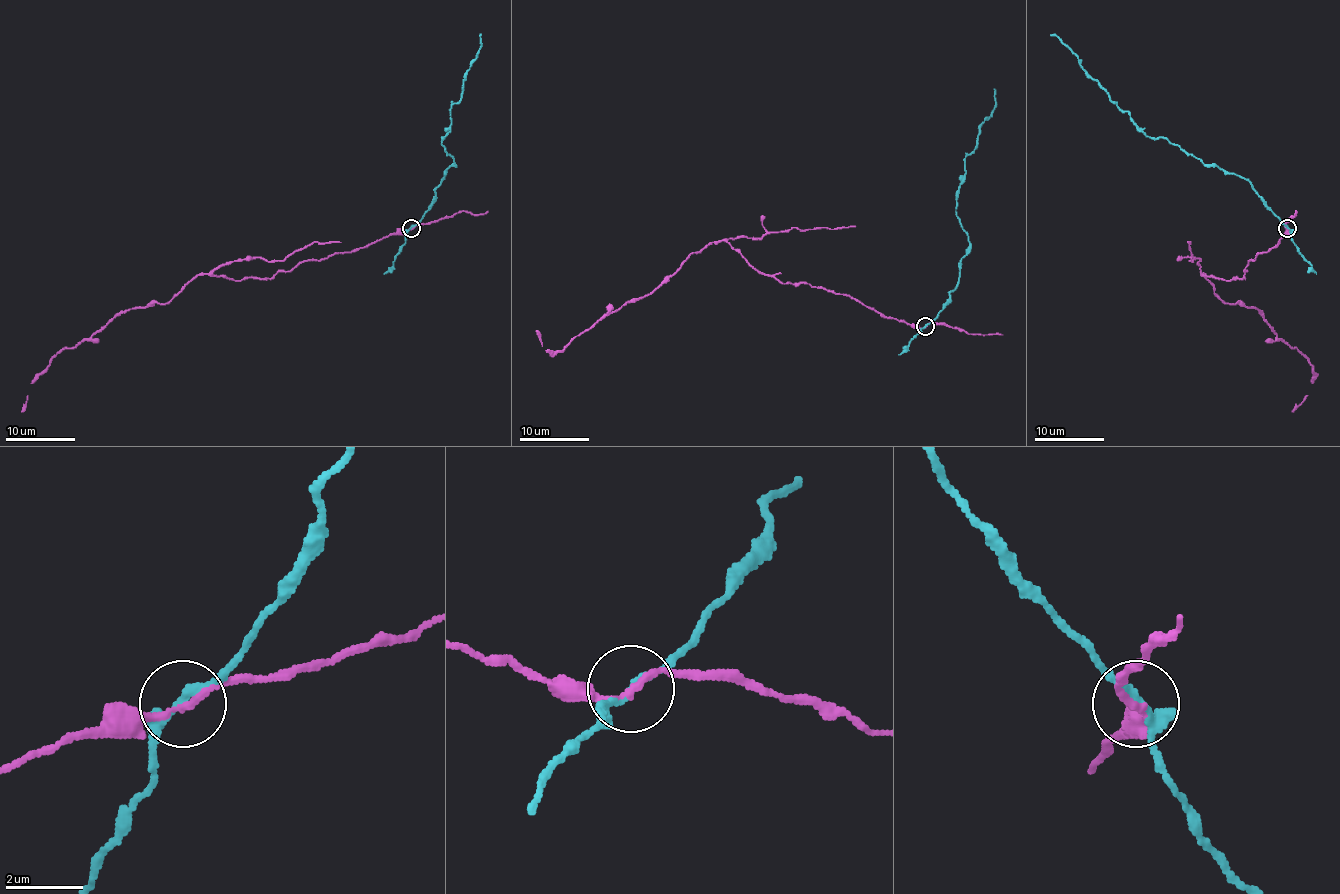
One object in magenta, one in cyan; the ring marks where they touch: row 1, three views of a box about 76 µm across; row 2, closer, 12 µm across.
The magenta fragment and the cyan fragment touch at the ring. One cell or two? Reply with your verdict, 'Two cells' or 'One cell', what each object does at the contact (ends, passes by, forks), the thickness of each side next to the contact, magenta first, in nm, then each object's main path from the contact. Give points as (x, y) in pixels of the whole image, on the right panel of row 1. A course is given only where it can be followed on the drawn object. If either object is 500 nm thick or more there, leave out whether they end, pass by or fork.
Two cells. At the ring magenta passes by. At the ring cyan forks. Thickness 180 nm (magenta) against 150 nm. Course of magenta: (1288, 228), (1250, 261), (1245, 278), (1203, 274), (1226, 302), (1253, 307), (1309, 361), (1312, 383), (1291, 411). Course of cyan: (1288, 228), (1243, 178), (1203, 164), (1165, 138), (1149, 138), (1110, 98), (1070, 49), (1051, 34)

